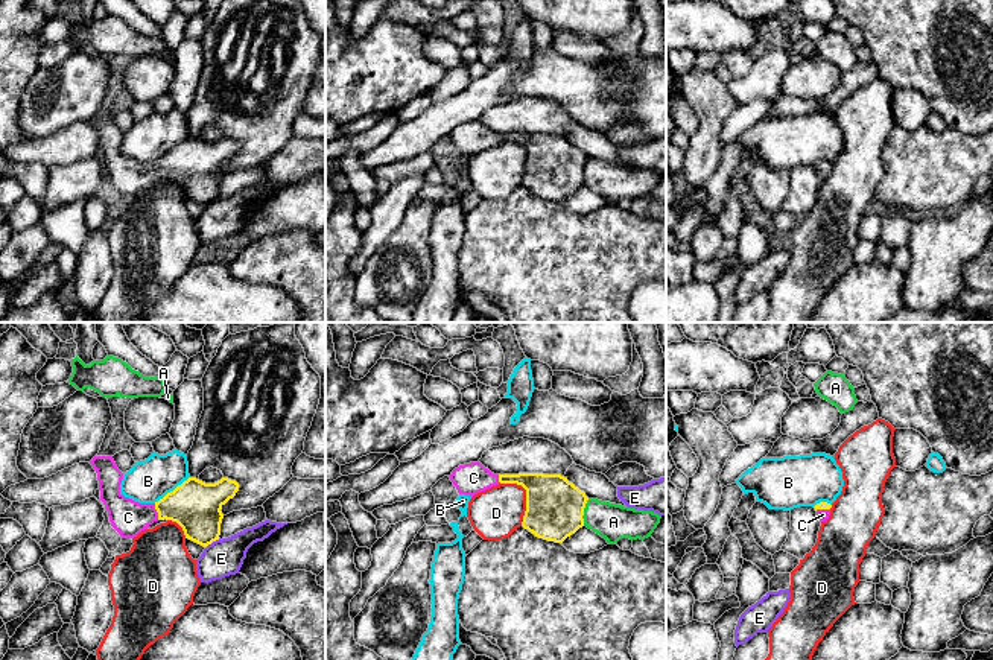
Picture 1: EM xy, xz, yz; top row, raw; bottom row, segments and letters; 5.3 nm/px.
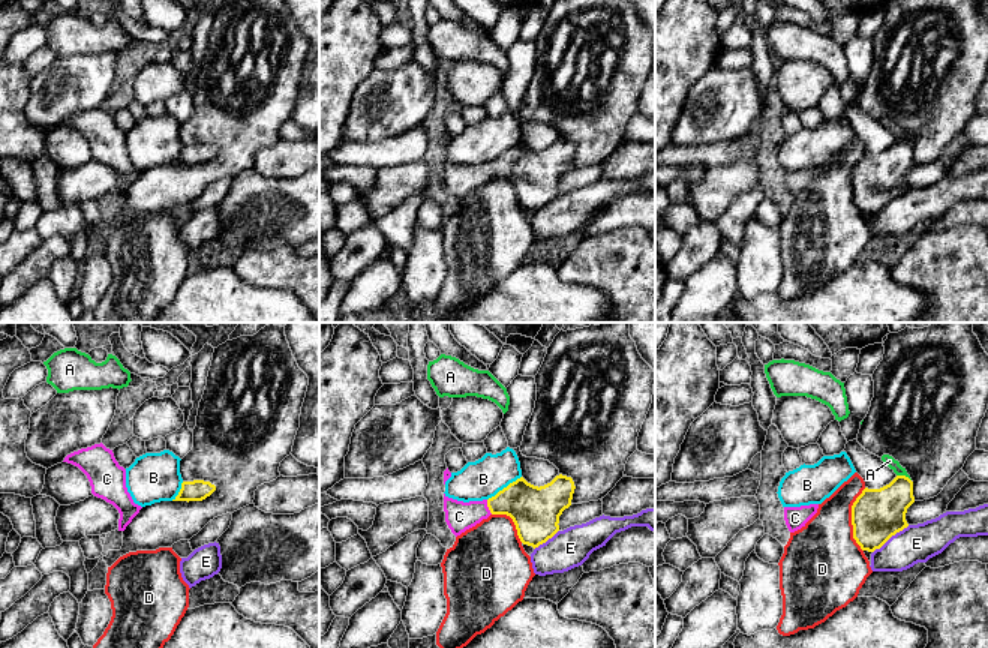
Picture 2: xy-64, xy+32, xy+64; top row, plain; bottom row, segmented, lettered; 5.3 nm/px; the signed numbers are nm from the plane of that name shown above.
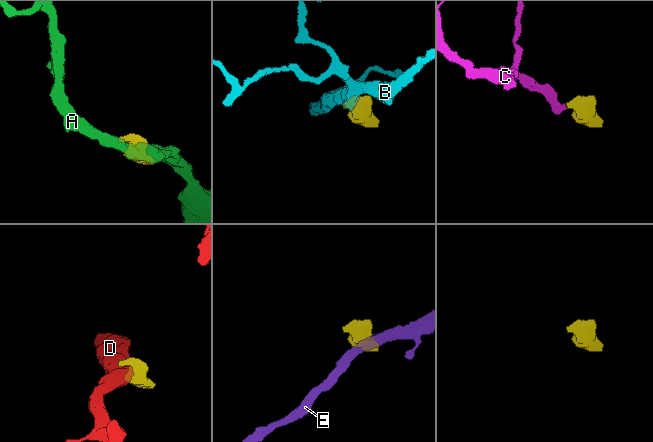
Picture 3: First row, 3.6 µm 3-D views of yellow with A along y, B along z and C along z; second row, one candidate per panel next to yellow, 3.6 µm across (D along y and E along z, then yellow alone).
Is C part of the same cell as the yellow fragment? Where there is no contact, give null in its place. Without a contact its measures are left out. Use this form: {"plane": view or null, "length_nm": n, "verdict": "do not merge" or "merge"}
{"plane": "xy", "length_nm": 90, "verdict": "merge"}

